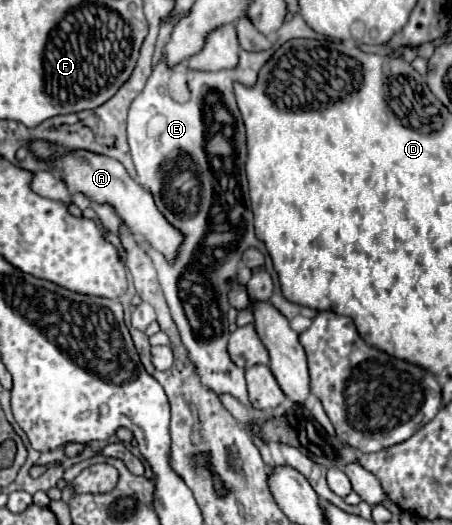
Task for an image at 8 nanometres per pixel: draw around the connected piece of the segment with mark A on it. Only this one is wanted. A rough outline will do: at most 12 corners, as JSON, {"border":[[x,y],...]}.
{"border":[[65,154],[67,188],[113,206],[135,234],[175,258],[183,236],[113,158]]}

